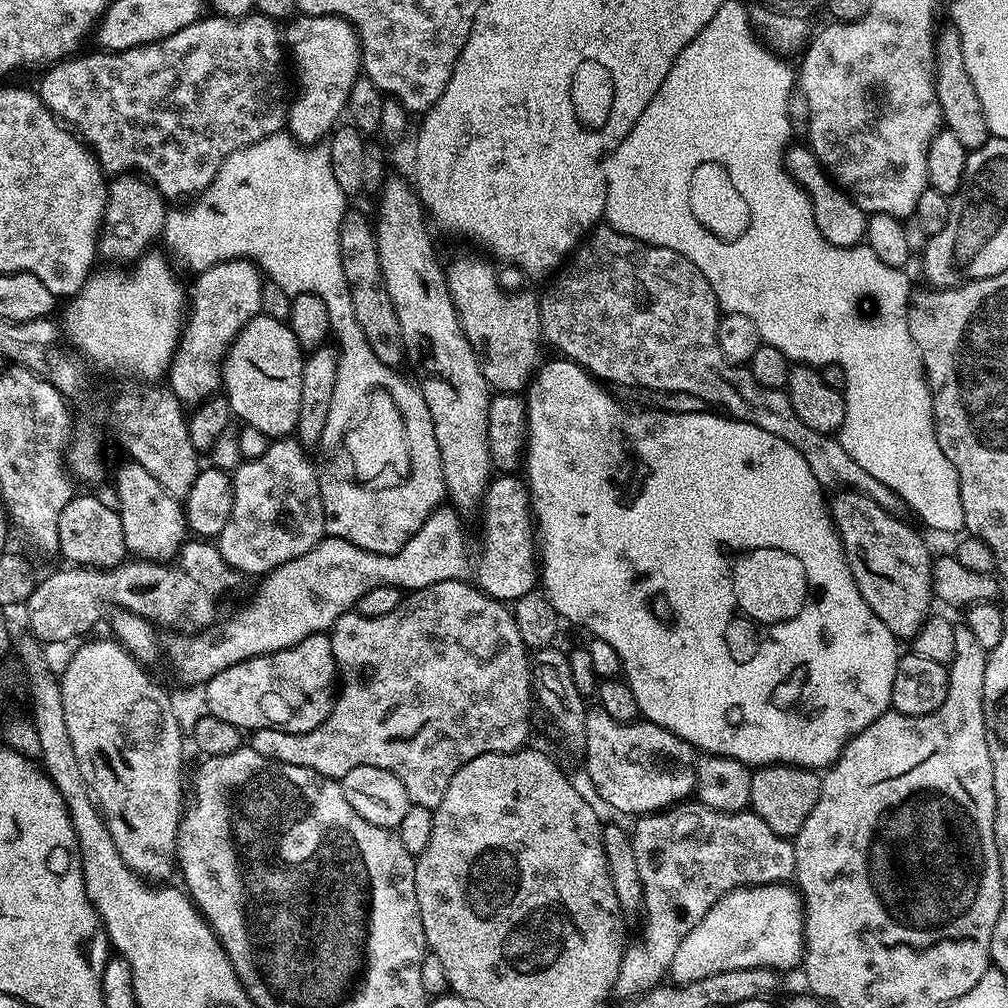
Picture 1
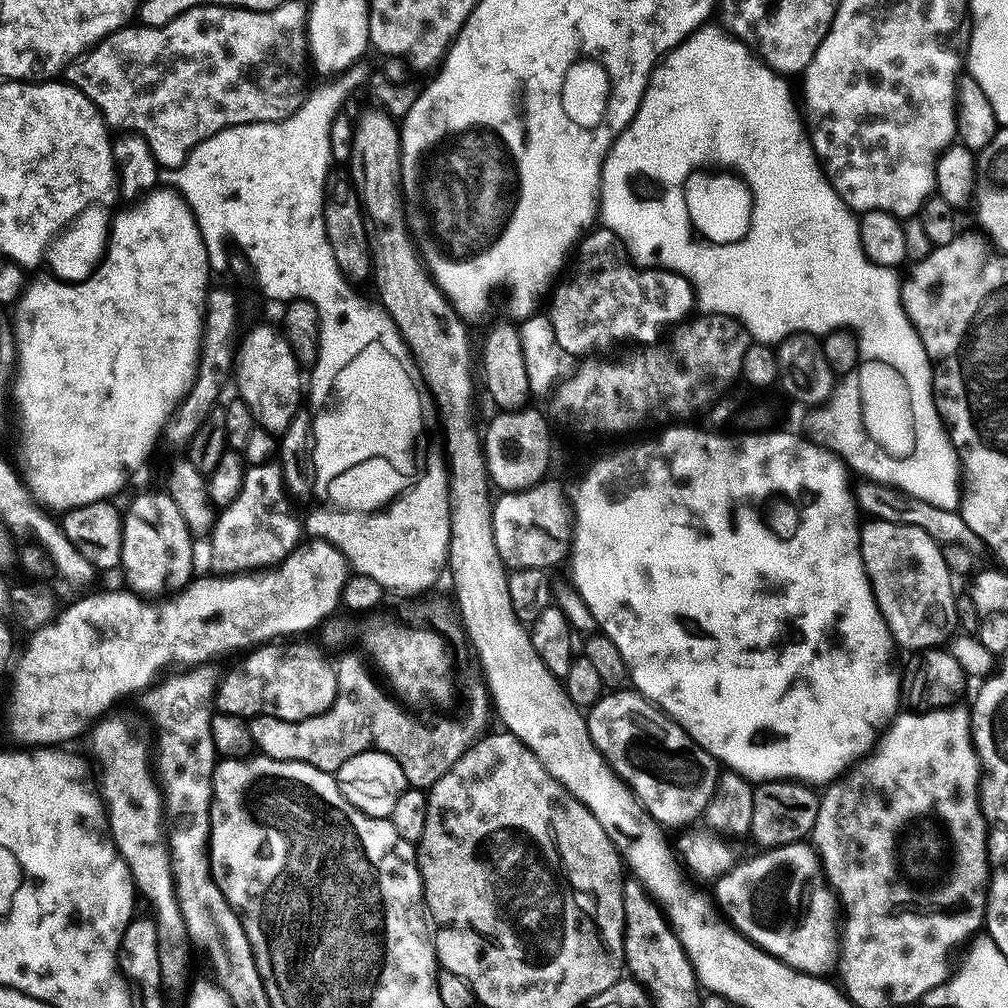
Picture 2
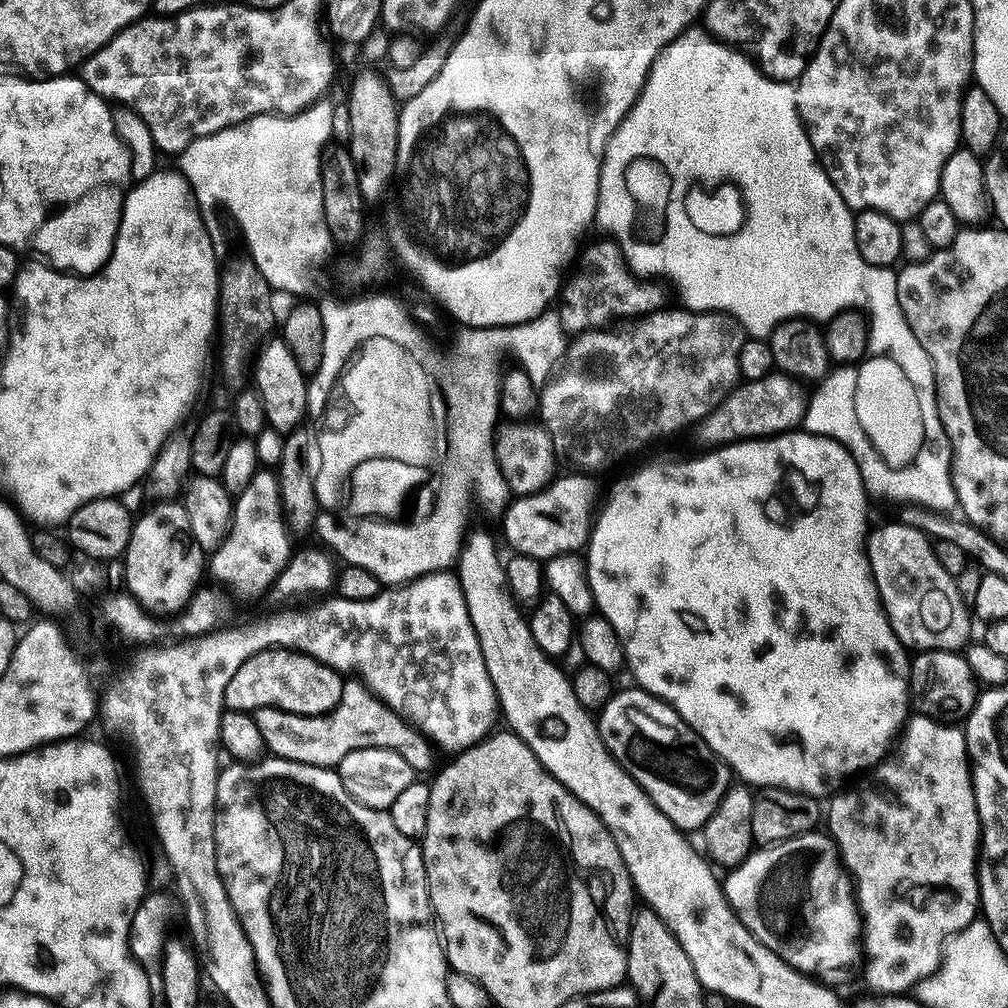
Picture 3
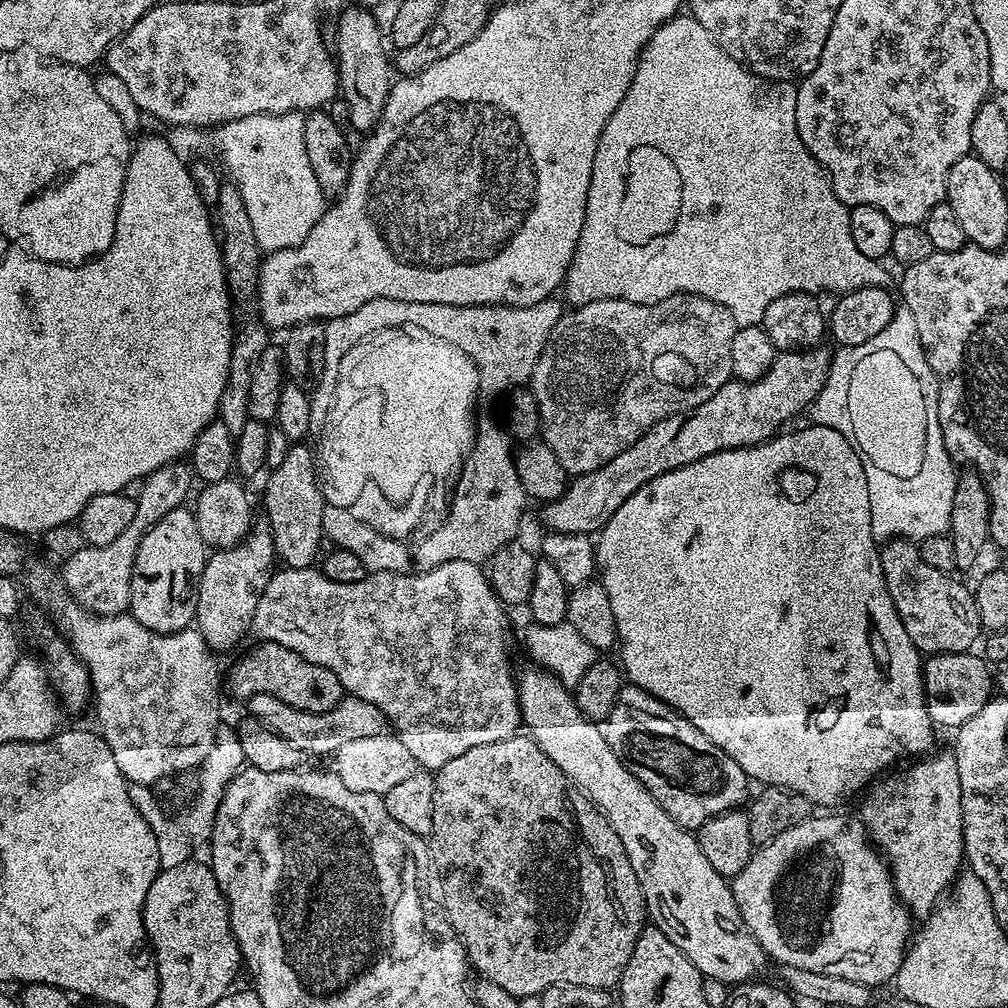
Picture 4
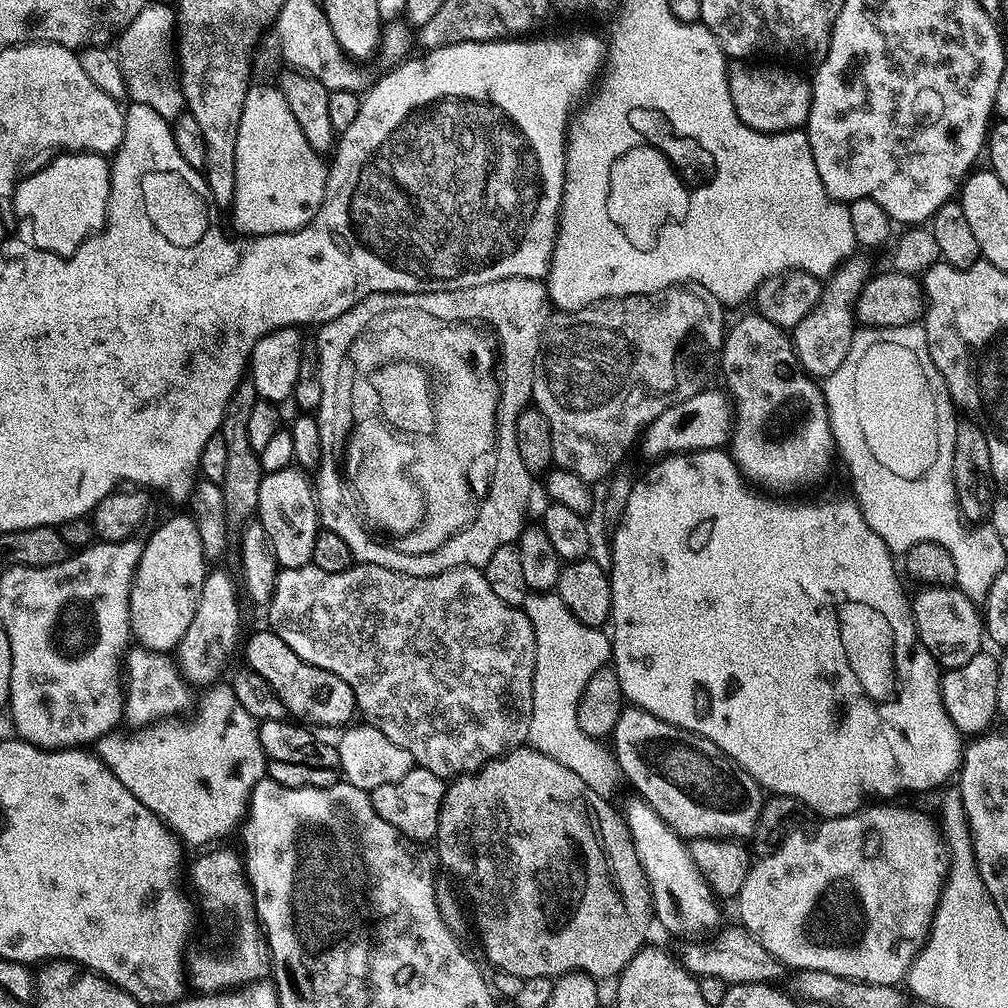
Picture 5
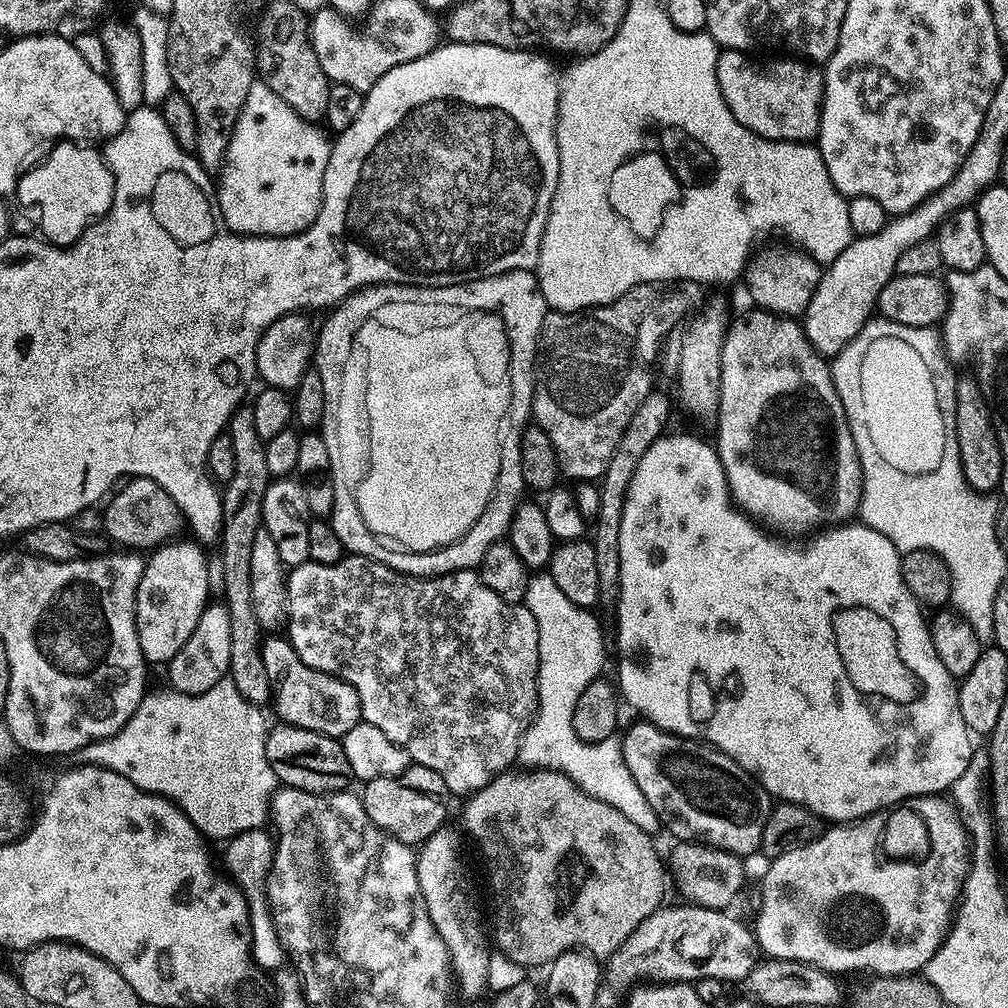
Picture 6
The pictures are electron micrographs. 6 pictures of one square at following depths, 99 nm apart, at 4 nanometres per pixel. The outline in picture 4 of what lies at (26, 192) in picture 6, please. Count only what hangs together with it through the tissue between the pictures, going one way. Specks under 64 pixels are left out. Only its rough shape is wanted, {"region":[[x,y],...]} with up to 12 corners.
{"region":[[84,164],[32,197],[23,247],[82,264],[114,238],[125,165]]}

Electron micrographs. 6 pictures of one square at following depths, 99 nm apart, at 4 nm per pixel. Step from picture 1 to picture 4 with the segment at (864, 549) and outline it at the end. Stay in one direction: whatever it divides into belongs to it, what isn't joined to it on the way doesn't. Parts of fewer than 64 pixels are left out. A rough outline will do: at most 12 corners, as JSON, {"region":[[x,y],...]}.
{"region":[[911,540],[880,548],[886,590],[924,654],[981,639],[975,595],[922,562]]}

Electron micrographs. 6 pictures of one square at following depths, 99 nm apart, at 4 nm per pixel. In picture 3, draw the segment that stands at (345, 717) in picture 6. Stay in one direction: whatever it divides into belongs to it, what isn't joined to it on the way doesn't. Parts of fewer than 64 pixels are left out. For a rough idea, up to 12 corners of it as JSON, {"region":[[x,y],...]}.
{"region":[[267,648],[226,683],[224,707],[323,716],[341,673],[295,648]]}

